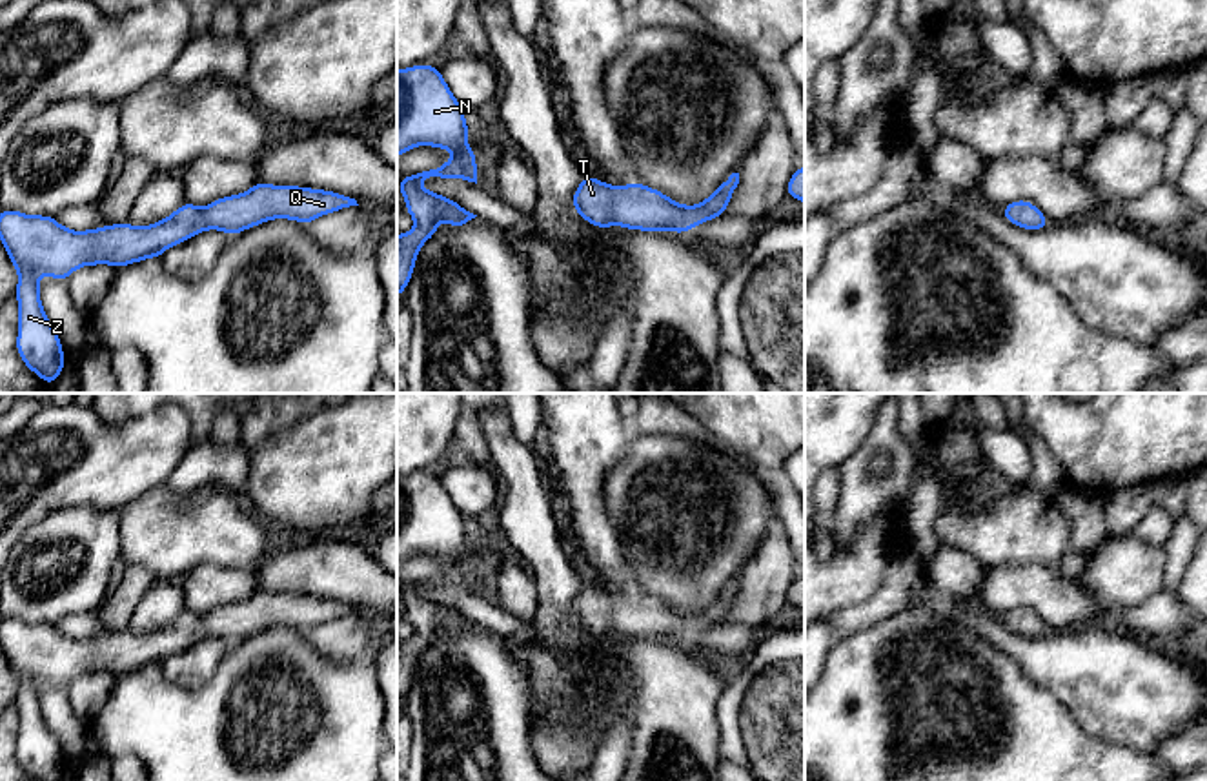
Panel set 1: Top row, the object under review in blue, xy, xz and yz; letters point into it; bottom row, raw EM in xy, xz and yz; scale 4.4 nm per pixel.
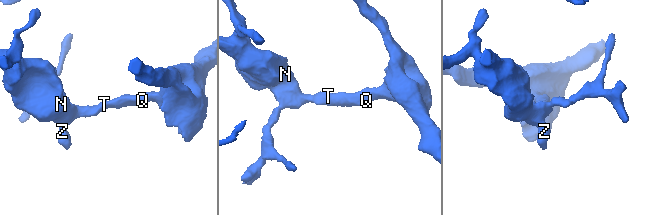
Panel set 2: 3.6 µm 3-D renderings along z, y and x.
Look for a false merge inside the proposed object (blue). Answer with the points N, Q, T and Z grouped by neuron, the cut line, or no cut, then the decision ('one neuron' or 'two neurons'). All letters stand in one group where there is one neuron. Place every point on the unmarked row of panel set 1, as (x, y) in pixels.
groups N Q T Z; cut none; one neuron

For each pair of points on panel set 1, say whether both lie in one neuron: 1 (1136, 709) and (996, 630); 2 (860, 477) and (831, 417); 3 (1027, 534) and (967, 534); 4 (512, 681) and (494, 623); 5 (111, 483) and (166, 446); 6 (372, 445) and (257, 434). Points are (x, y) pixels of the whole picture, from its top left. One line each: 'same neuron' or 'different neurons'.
1: same neuron
2: different neurons
3: same neuron
4: different neurons
5: same neuron
6: different neurons

